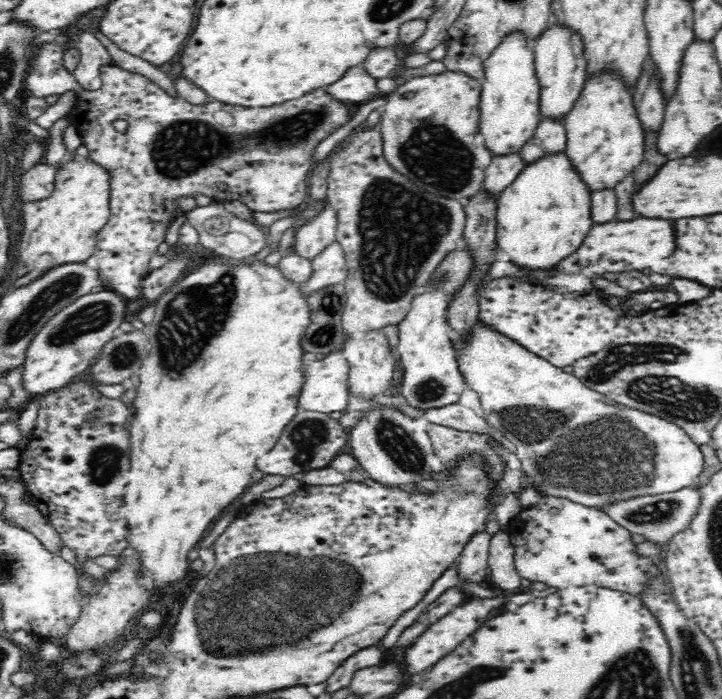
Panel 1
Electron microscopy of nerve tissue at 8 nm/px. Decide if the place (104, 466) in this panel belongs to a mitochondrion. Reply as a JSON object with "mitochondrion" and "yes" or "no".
{"mitochondrion":"yes"}

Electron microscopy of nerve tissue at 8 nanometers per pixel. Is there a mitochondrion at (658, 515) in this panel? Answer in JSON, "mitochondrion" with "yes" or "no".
{"mitochondrion":"yes"}

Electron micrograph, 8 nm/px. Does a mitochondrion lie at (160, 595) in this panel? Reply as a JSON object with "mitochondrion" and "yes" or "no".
{"mitochondrion":"no"}

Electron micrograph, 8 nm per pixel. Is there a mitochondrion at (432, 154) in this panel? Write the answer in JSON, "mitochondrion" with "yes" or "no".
{"mitochondrion":"yes"}

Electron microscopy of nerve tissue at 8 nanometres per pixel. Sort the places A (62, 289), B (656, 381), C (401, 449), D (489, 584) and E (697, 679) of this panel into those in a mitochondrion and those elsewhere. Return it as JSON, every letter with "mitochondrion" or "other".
{"A":"mitochondrion","B":"mitochondrion","C":"mitochondrion","D":"other","E":"mitochondrion"}

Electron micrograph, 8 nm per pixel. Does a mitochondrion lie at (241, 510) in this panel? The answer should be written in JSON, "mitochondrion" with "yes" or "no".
{"mitochondrion":"no"}

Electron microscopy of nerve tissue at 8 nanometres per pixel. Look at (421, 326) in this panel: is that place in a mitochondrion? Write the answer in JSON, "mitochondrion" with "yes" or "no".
{"mitochondrion":"no"}

